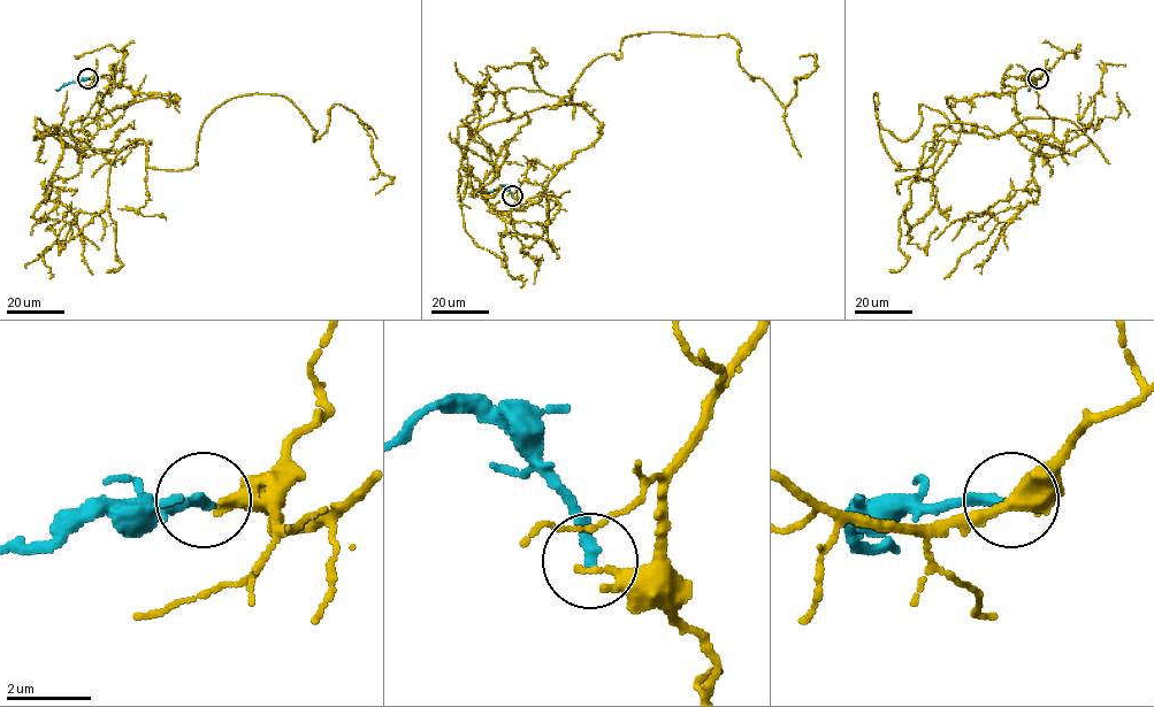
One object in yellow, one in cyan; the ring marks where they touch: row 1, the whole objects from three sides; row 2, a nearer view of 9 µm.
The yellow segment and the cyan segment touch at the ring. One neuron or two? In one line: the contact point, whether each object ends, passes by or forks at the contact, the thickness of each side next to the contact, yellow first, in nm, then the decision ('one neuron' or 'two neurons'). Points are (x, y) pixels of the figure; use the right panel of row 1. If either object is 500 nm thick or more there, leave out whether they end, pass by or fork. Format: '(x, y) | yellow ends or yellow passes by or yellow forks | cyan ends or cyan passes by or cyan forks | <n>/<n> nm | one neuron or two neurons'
(1038, 78) | yellow ends | cyan ends | 260/280 nm | two neurons

